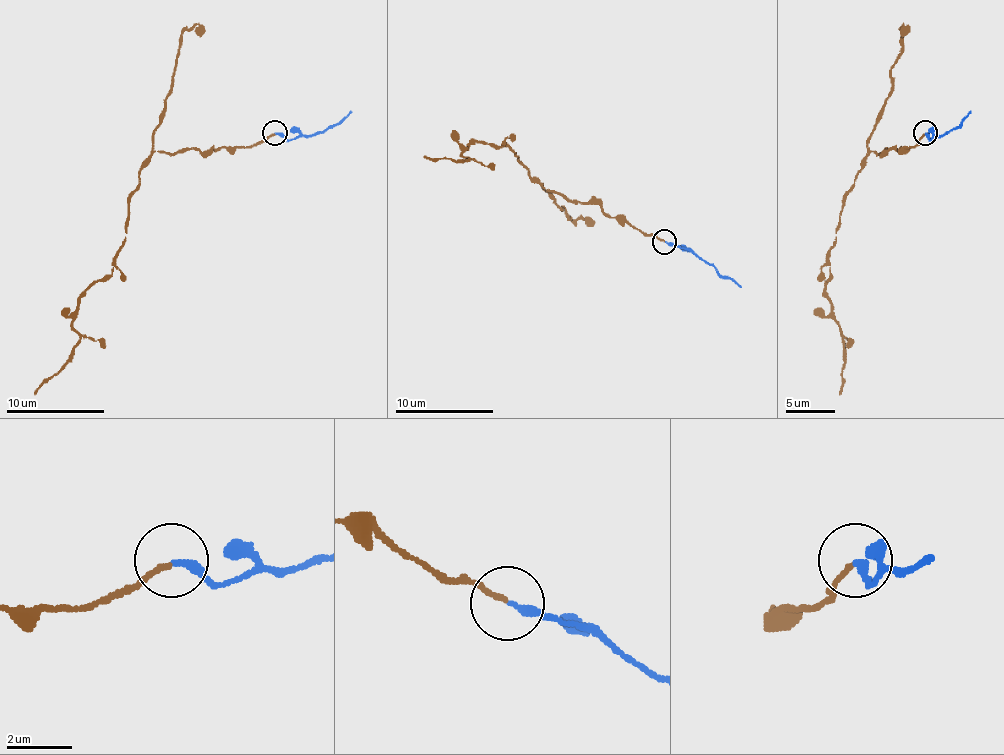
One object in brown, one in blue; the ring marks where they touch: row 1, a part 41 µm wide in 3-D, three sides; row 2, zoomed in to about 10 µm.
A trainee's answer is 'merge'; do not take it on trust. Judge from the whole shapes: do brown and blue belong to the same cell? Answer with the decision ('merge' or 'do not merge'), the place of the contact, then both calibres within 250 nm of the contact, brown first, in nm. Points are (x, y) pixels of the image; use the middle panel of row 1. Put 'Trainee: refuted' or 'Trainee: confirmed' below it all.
merge; place (664, 242); calibres 140 and 220 nm
Trainee: confirmed

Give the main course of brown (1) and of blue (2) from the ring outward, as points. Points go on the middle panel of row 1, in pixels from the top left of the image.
1: (664, 241), (542, 185), (508, 145), (469, 145), (461, 153), (469, 160), (425, 155)
2: (664, 241), (687, 248), (740, 287)

